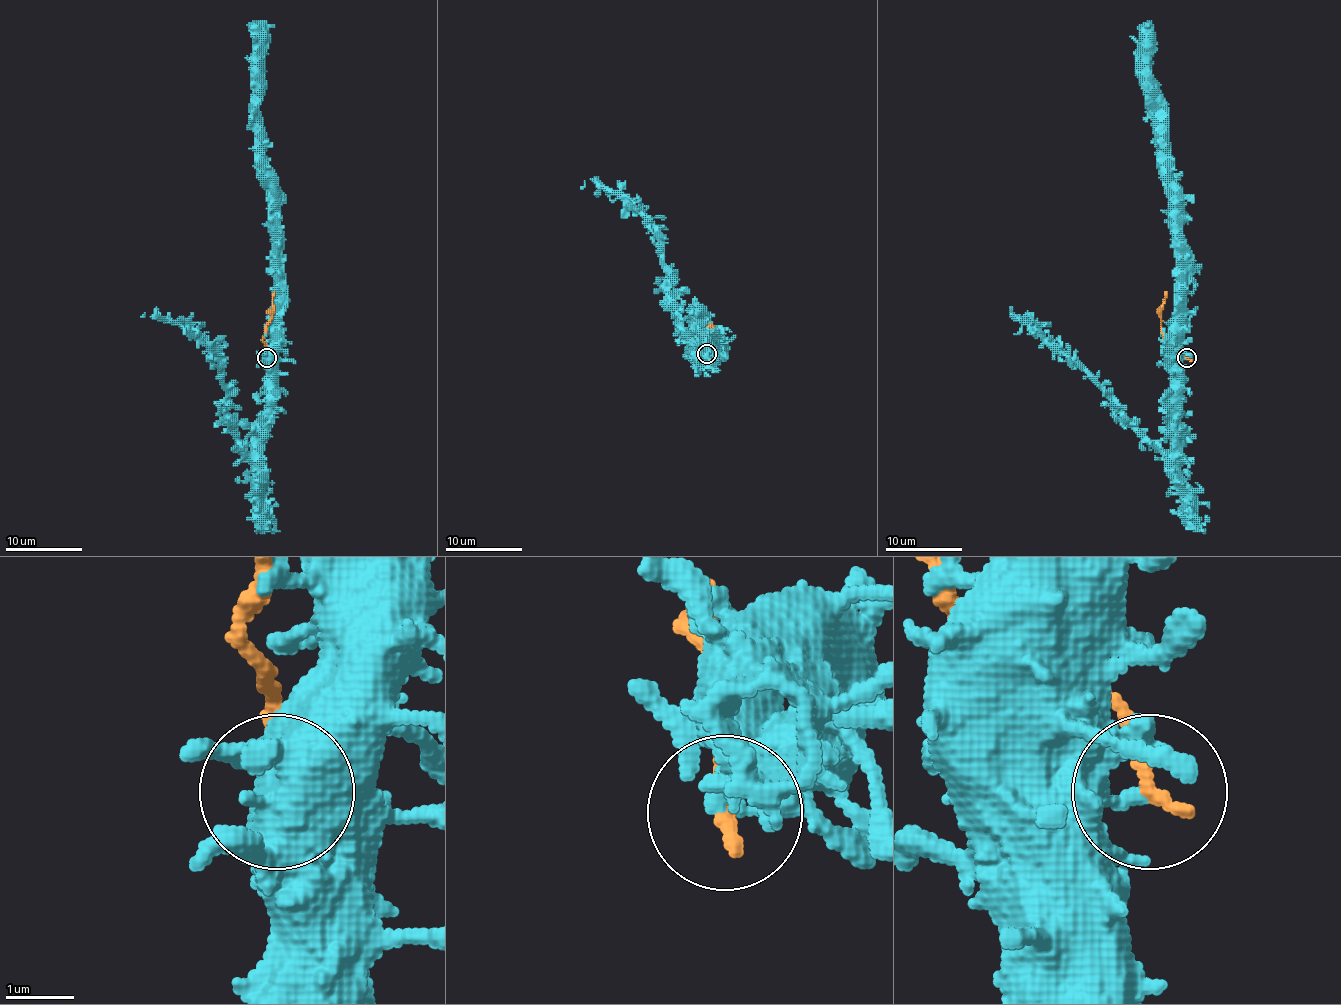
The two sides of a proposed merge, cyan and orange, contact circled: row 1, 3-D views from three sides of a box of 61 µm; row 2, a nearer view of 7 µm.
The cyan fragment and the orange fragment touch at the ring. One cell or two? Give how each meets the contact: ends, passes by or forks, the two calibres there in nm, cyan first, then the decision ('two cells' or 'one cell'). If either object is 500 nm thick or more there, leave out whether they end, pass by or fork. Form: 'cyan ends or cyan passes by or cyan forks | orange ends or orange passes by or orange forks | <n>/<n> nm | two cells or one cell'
cyan ends | orange ends | 300/240 nm | two cells

